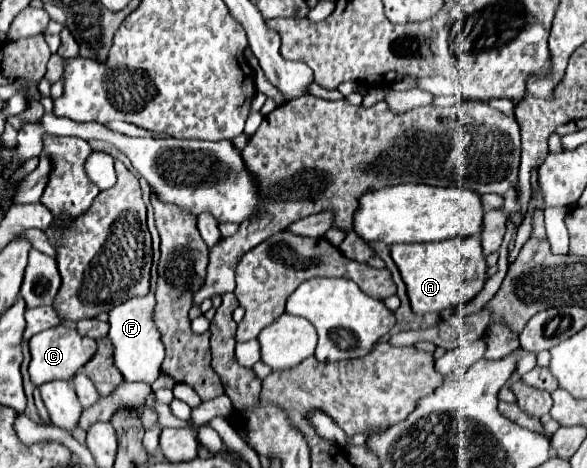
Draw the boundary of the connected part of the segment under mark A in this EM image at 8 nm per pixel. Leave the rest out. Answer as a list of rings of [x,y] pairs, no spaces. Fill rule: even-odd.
[[[448,238],[442,242],[420,242],[420,244],[394,244],[390,246],[390,256],[396,262],[400,276],[406,284],[408,298],[414,314],[440,312],[446,308],[456,308],[458,304],[470,302],[484,286],[486,280],[486,258],[482,254],[480,238]]]

